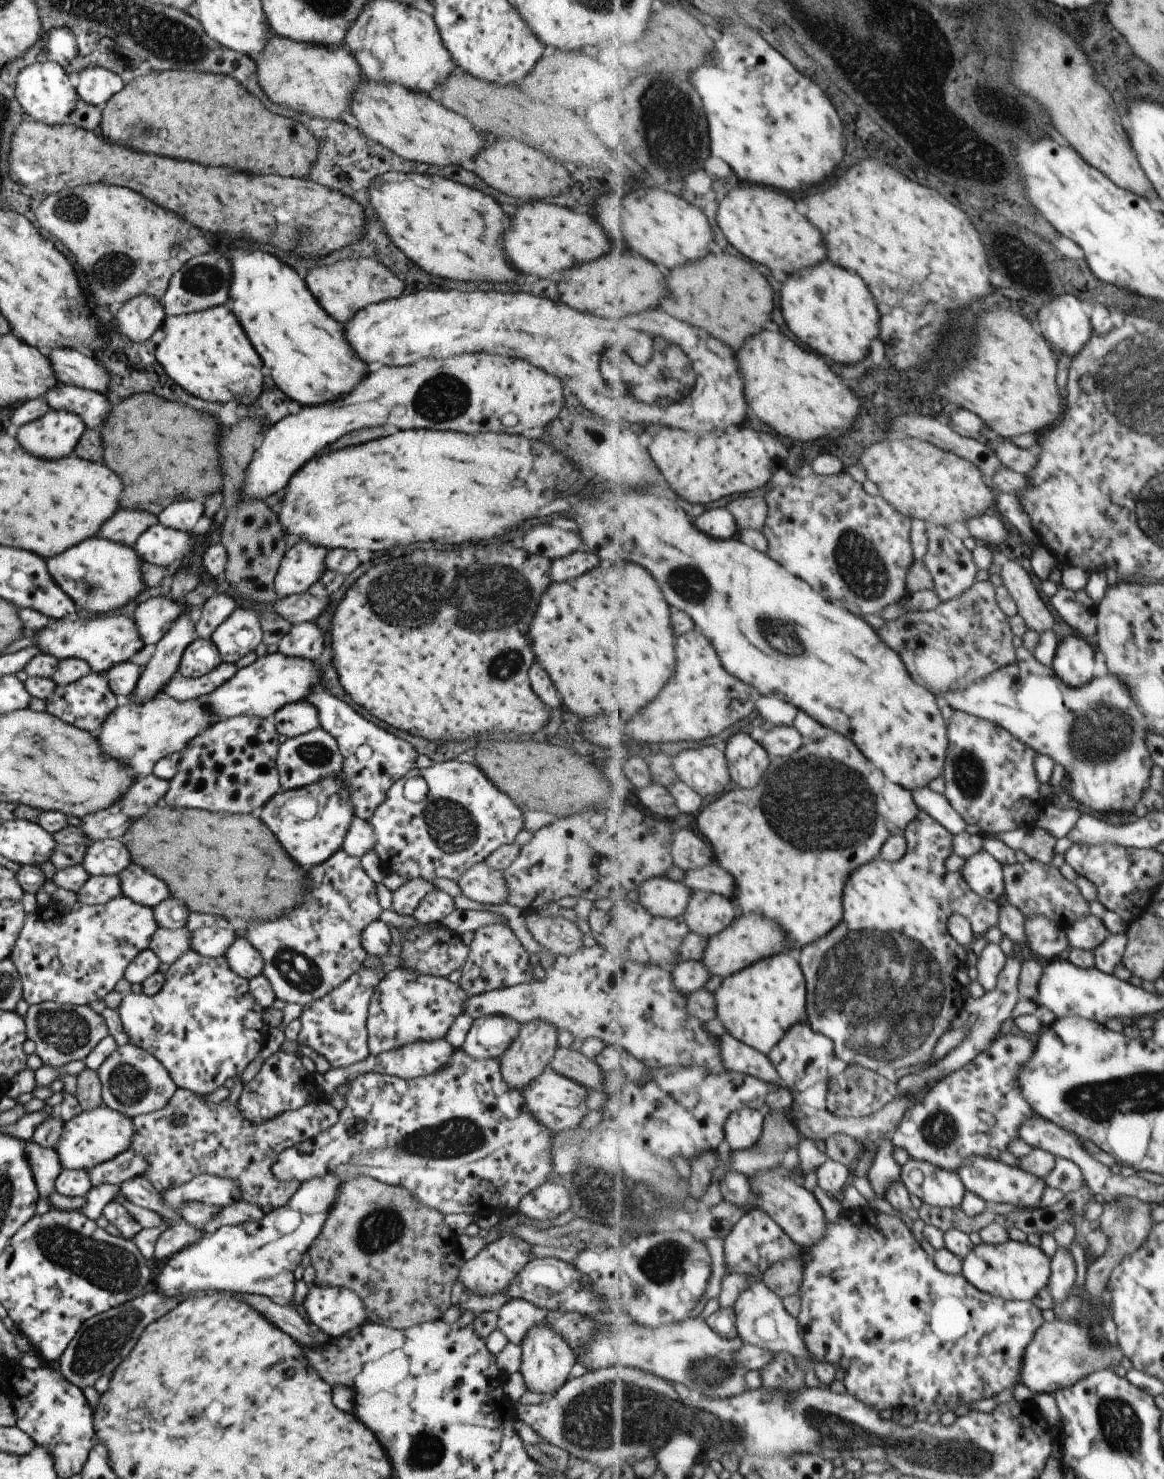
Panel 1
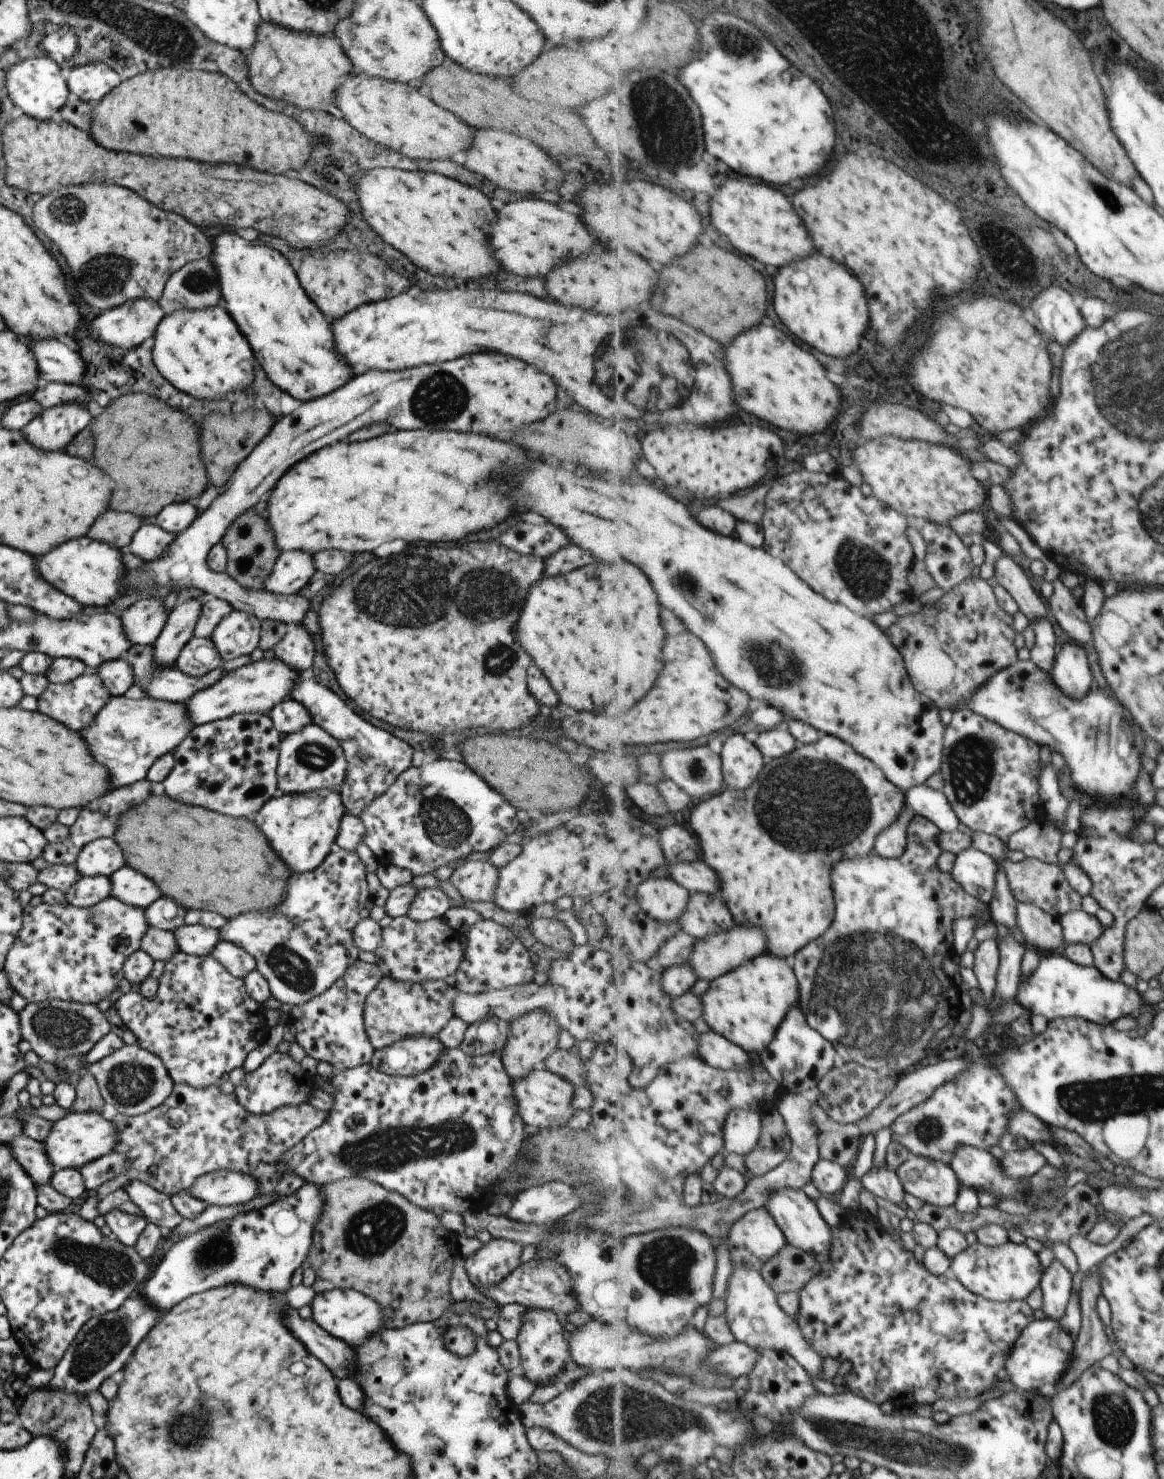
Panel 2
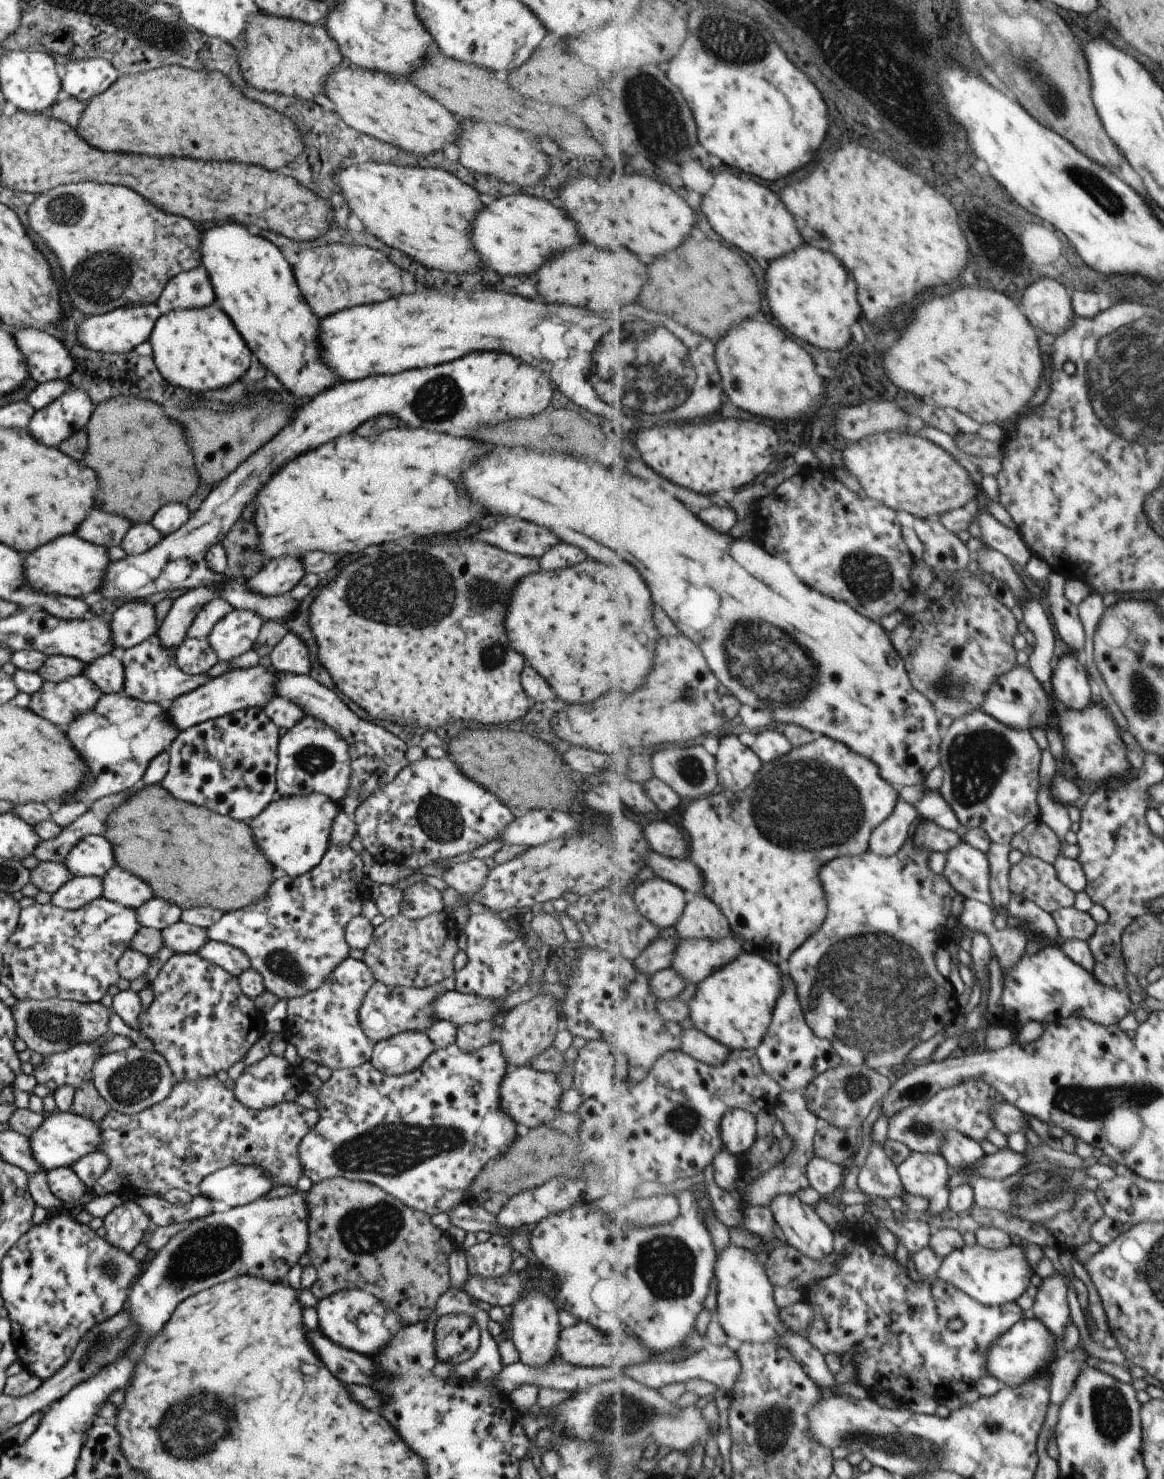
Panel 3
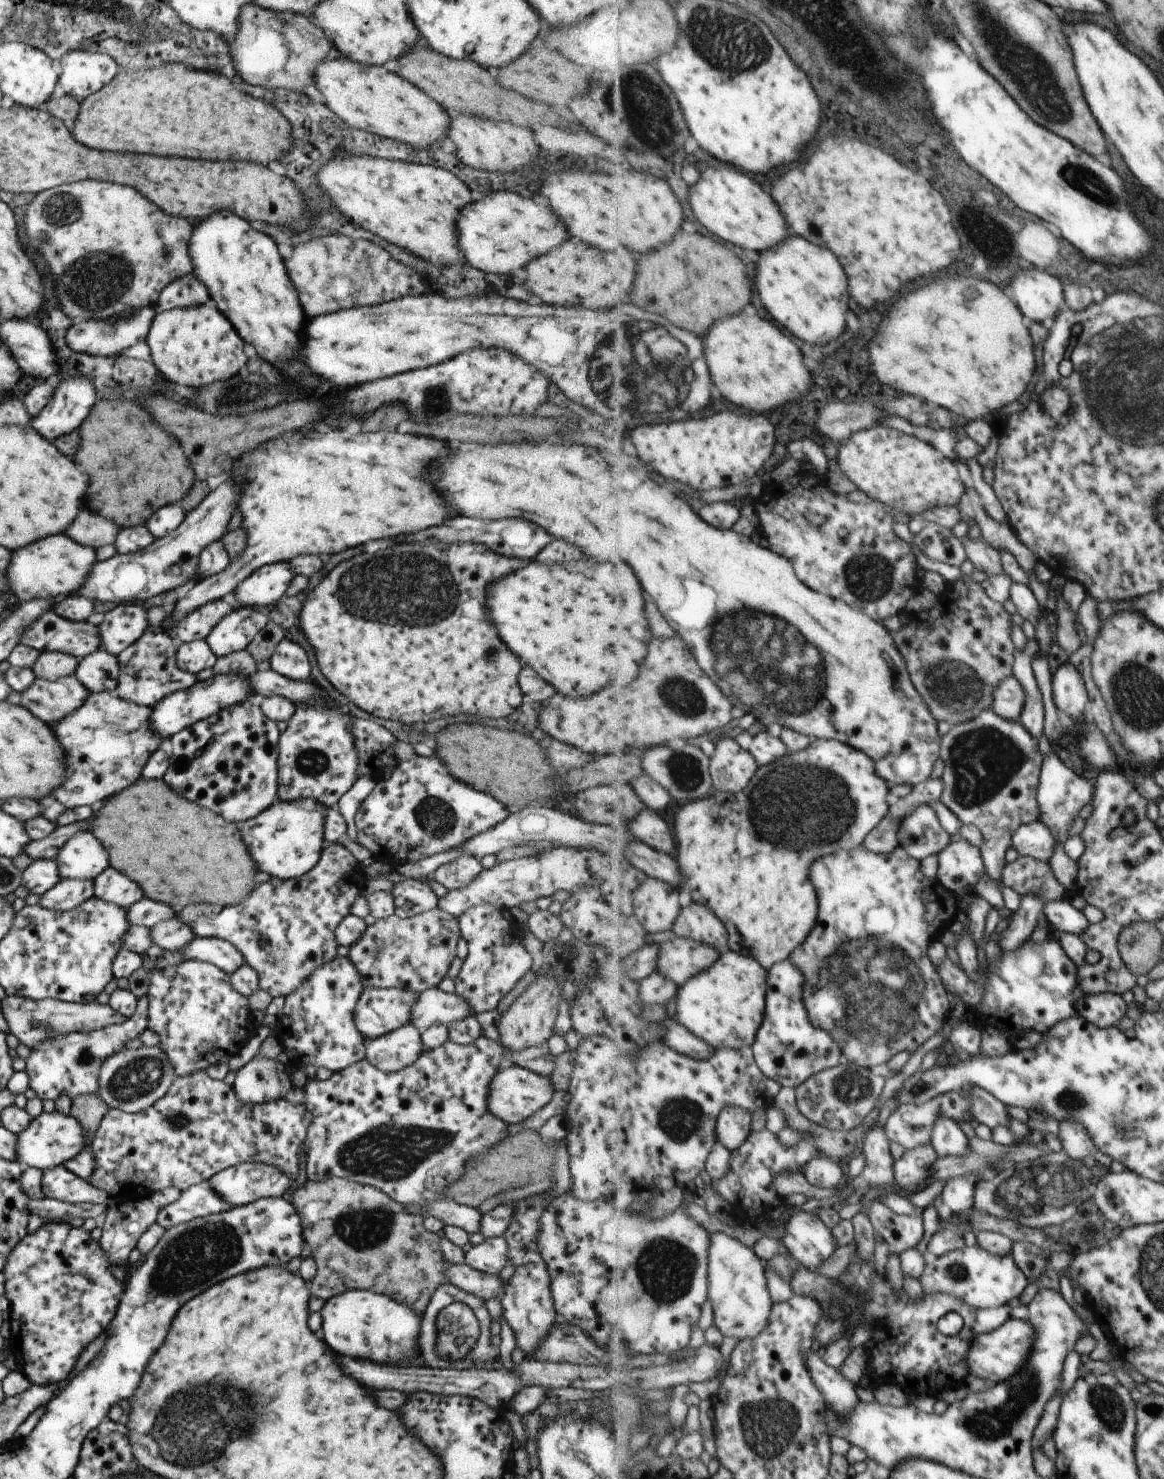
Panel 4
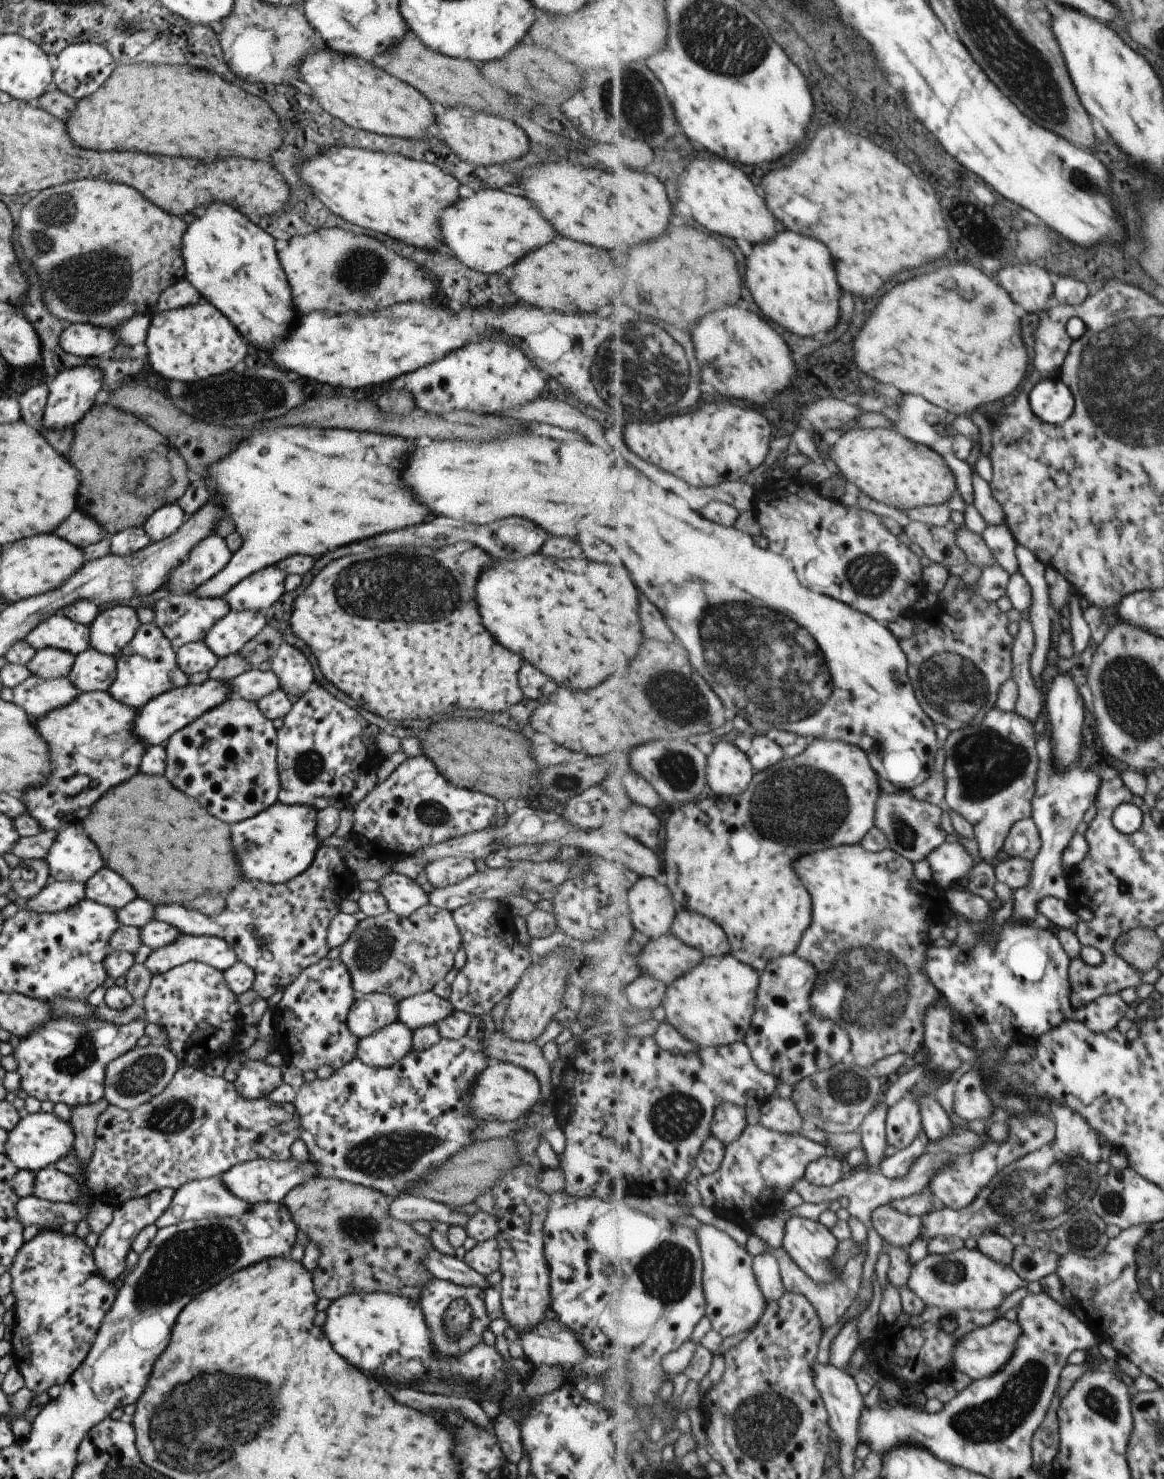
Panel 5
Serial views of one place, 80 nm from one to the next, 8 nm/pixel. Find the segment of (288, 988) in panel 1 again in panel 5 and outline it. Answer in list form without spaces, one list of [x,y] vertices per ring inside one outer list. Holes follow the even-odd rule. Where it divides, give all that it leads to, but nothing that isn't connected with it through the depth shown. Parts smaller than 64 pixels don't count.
[[[319,845],[312,863],[301,874],[287,882],[269,884],[256,880],[239,880],[227,896],[227,900],[224,900],[222,912],[216,916],[203,916],[188,906],[171,902],[153,905],[152,920],[171,924],[177,932],[185,935],[216,937],[229,944],[237,961],[253,970],[251,990],[256,992],[259,998],[267,1001],[275,990],[284,990],[291,984],[303,968],[326,958],[330,950],[325,944],[325,930],[331,918],[339,913],[339,902],[346,898],[348,889],[353,888],[355,884],[357,881],[353,878],[343,855],[337,851],[337,847]]]

